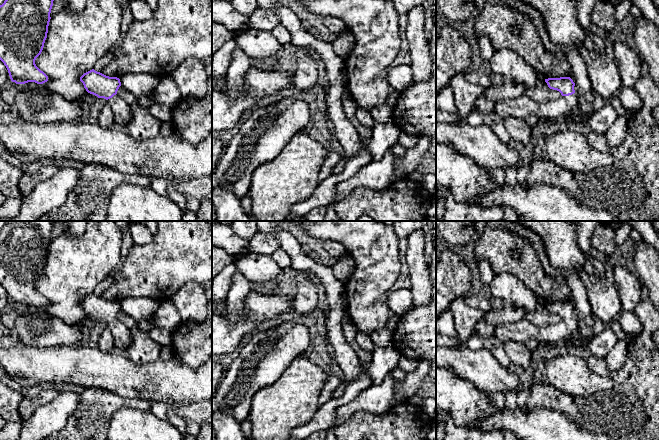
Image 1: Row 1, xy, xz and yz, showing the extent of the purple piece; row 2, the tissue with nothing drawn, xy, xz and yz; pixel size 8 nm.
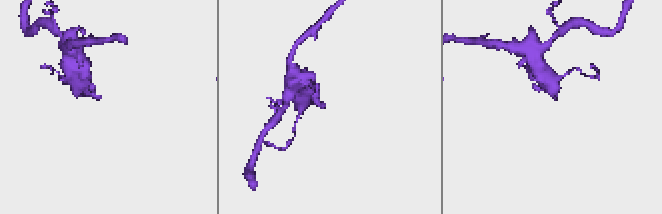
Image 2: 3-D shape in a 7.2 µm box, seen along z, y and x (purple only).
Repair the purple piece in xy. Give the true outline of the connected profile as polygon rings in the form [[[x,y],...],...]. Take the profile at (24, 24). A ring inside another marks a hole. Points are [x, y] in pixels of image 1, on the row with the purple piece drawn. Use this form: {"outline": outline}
{"outline": [[[5,0],[0,5],[0,60],[16,84],[43,84],[48,76],[35,64],[47,38],[54,0]]]}

